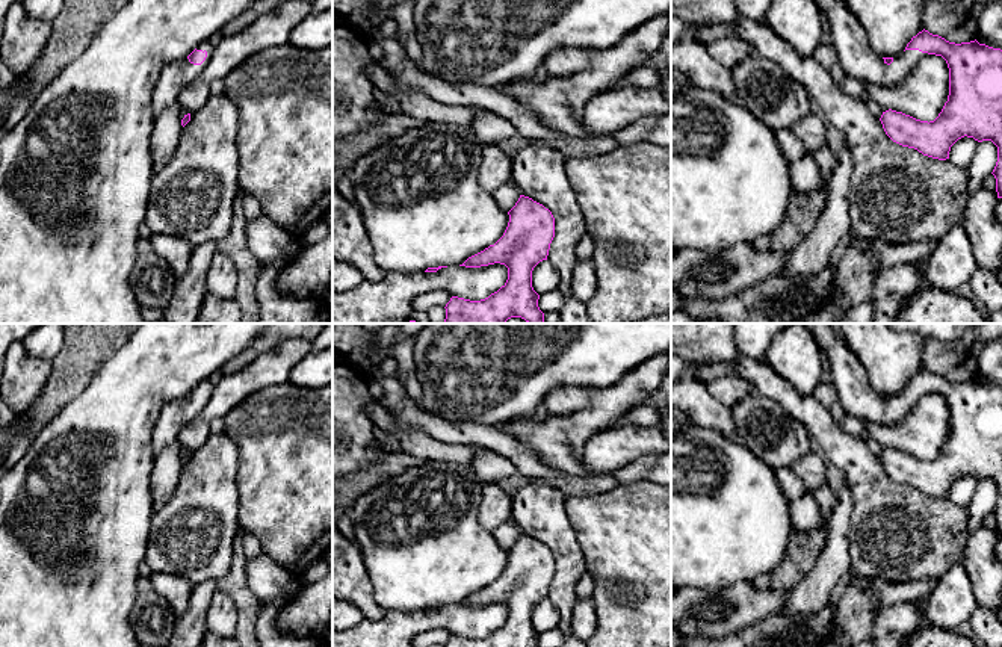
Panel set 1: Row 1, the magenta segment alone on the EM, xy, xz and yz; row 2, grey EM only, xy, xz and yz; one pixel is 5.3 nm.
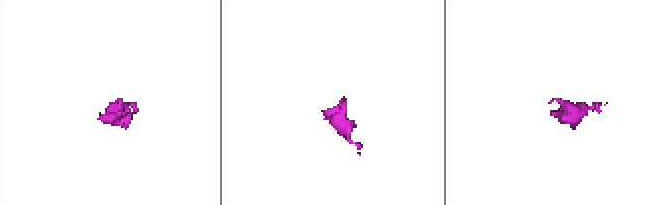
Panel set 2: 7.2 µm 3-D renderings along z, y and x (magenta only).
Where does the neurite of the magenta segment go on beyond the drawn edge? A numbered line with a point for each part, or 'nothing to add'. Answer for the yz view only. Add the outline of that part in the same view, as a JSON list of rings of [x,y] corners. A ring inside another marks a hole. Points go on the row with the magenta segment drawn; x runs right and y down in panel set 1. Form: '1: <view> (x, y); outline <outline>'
1: yz (857, 59); outline [[[816,0],[824,18],[830,24],[831,47],[846,76],[863,83],[895,86],[916,63],[929,56],[919,50],[905,50],[887,65],[869,42],[864,29],[852,17],[843,0]]]

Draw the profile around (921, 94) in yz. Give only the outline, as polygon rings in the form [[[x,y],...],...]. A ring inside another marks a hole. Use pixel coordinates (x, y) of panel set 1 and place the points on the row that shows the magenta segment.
[[[929,54],[895,86],[864,83],[869,97],[883,109],[920,121],[934,121],[949,95],[949,68],[942,56]]]

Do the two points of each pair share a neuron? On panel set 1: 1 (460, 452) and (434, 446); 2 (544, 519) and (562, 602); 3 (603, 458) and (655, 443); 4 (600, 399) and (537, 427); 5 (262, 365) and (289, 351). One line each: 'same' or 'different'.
1: same
2: same
3: same
4: same
5: same

